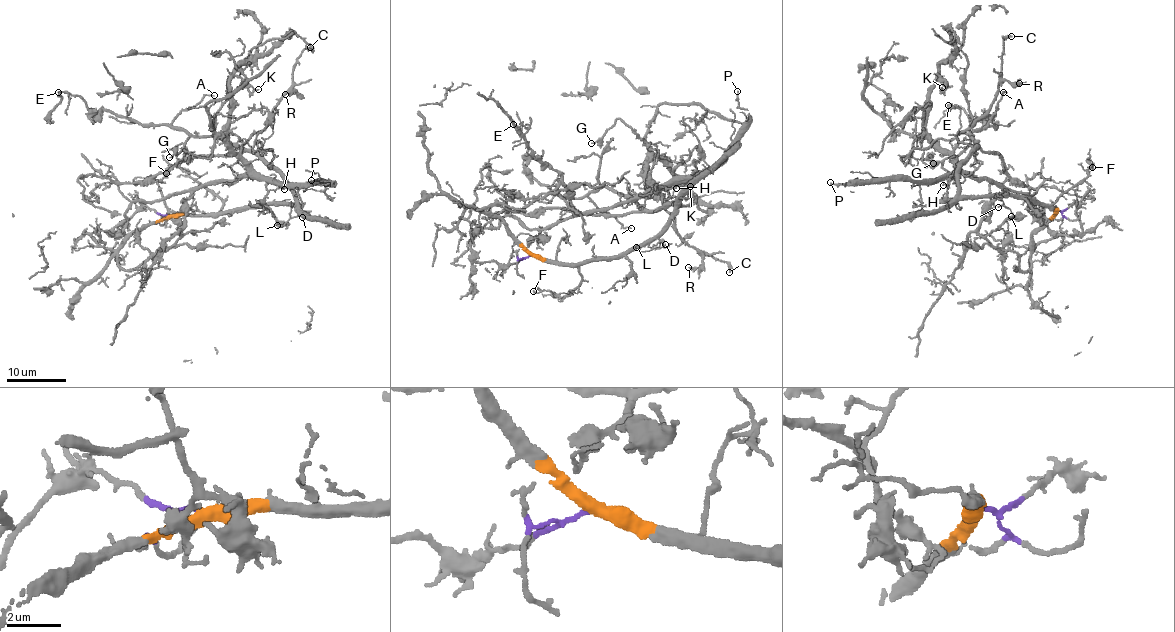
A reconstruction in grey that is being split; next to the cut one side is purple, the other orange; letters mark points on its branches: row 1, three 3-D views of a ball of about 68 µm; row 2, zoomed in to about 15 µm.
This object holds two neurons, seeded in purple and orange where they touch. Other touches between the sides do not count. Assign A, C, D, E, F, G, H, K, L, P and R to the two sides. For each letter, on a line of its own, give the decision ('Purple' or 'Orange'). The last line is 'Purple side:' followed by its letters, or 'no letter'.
A: Orange
C: Purple
D: Orange
E: Orange
F: Orange
G: Purple
H: Purple
K: Purple
L: Orange
P: Purple
R: Purple
Purple side: C, G, H, K, P, R

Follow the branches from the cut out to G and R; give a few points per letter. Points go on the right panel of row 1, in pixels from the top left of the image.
G: (1057, 211), (1075, 203), (1082, 230), (1060, 235), (1033, 199), (968, 174), (926, 139), (900, 158), (933, 162)
R: (1057, 211), (1075, 203), (1082, 230), (1060, 235), (1033, 199), (968, 174), (953, 152), (1001, 82), (1018, 84)

